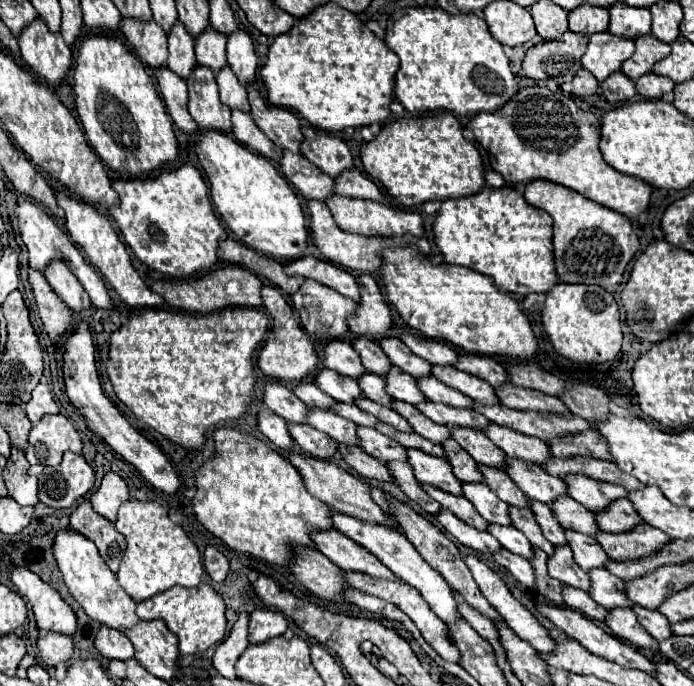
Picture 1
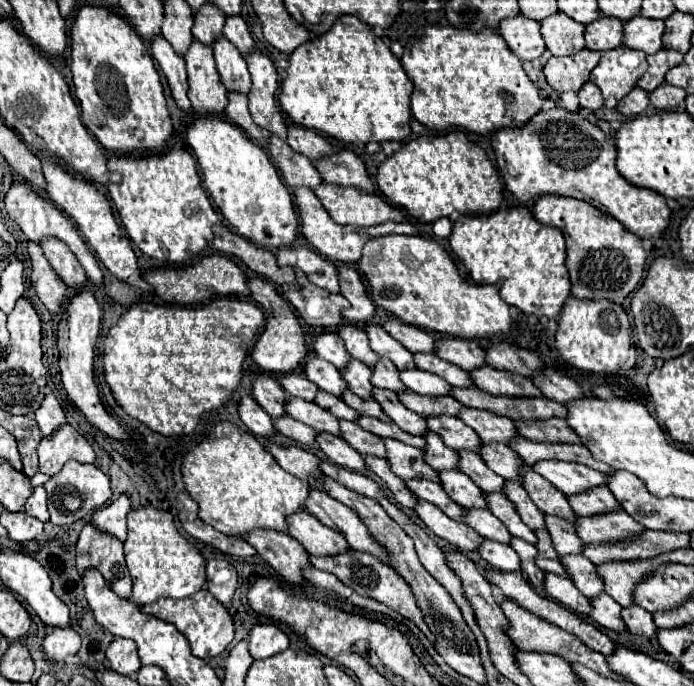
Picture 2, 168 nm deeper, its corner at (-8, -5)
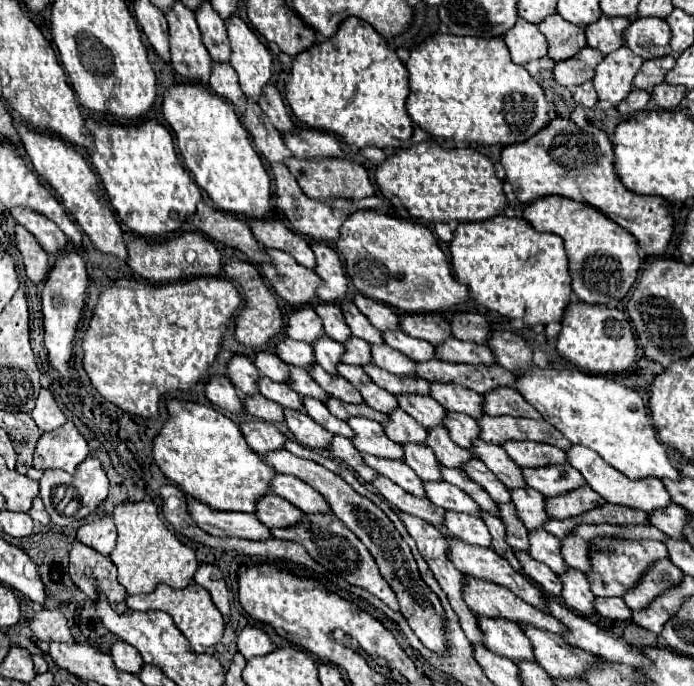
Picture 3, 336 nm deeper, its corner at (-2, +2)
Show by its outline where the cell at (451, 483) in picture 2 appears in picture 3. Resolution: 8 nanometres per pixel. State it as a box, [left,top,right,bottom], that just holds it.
[401,444,441,482]

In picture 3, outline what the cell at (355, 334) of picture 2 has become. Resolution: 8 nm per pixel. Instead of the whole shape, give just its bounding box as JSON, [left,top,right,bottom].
[313,302,351,342]

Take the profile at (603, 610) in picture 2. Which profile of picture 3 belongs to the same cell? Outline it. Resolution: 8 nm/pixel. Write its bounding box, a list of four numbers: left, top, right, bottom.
[559,568,595,616]

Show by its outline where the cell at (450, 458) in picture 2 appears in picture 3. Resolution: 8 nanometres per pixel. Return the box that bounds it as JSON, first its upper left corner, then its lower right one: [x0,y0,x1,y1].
[383,408,427,444]

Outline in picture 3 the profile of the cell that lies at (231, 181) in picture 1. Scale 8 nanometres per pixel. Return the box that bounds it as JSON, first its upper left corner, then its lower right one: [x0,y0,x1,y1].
[161,84,271,220]

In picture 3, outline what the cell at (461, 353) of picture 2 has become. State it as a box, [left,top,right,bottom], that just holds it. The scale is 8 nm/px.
[401,314,451,346]

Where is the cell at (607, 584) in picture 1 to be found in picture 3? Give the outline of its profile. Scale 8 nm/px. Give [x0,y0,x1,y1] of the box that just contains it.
[529,530,565,574]

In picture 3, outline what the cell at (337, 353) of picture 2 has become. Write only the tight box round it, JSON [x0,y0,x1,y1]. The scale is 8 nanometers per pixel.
[285,306,325,344]

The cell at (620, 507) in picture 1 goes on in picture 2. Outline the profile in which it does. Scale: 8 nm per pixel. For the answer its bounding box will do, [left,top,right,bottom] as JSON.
[567,487,621,517]

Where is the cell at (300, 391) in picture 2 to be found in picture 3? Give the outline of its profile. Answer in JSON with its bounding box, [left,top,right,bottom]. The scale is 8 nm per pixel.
[253,350,289,382]

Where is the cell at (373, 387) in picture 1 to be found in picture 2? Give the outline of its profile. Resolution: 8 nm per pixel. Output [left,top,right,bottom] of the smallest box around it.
[341,359,373,399]

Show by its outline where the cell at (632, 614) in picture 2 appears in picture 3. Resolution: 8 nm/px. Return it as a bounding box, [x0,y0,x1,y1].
[593,596,631,620]

